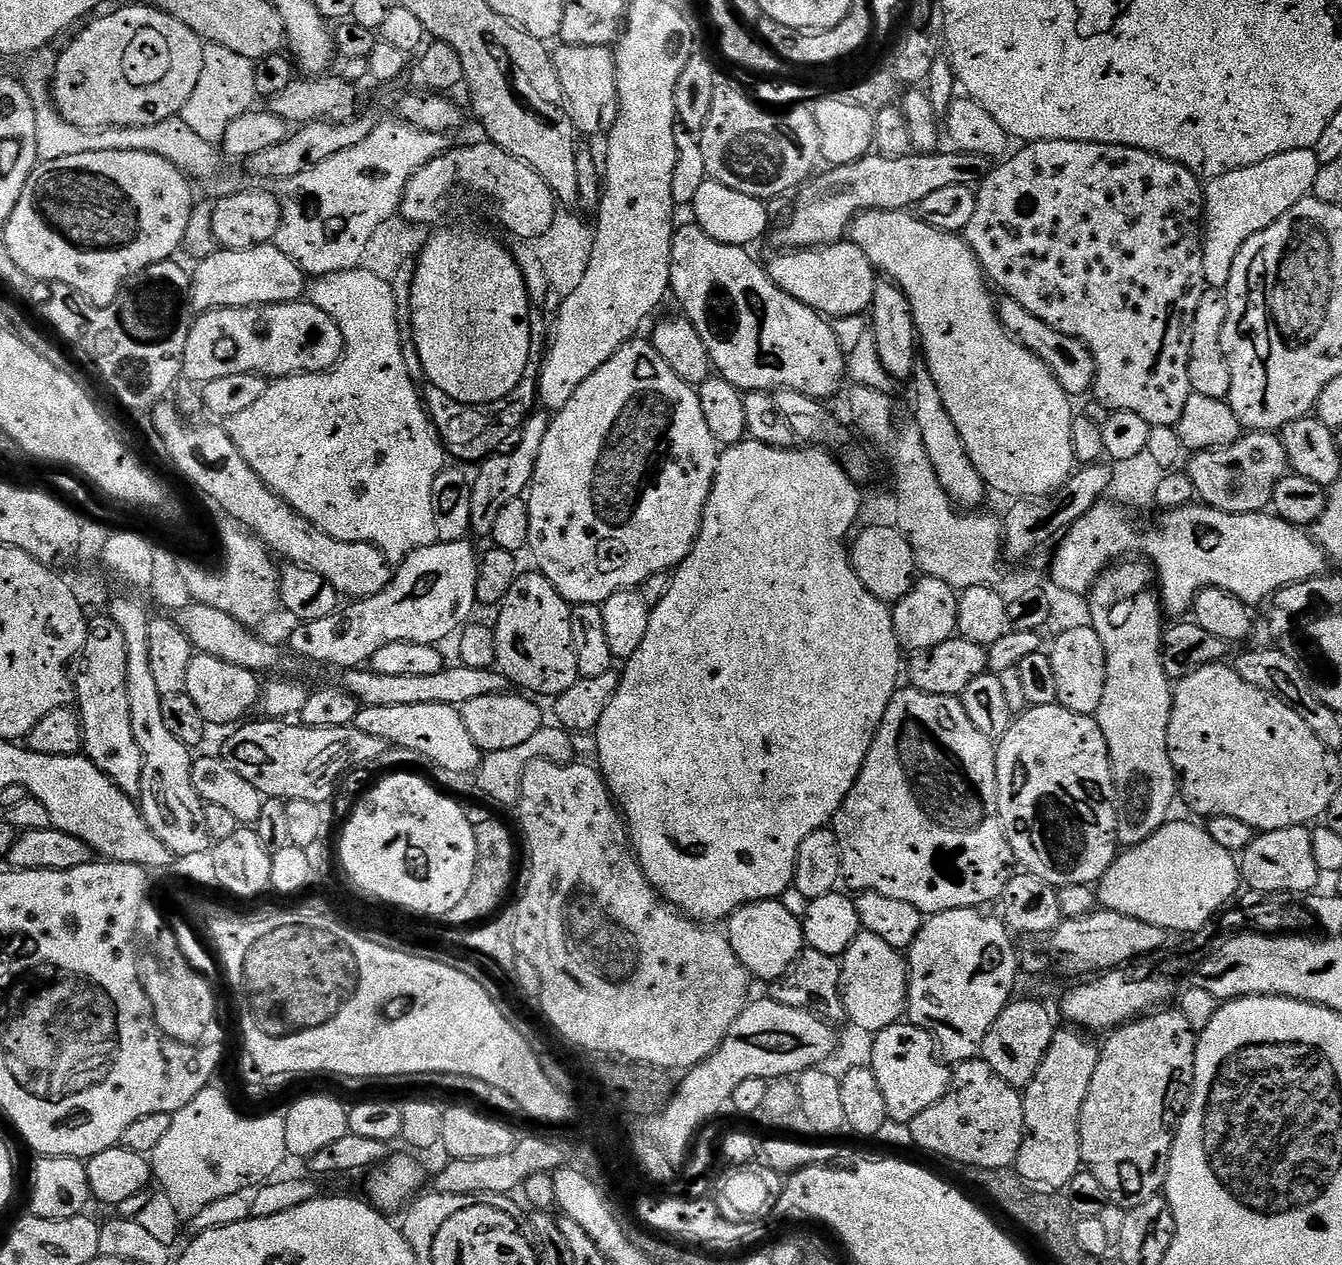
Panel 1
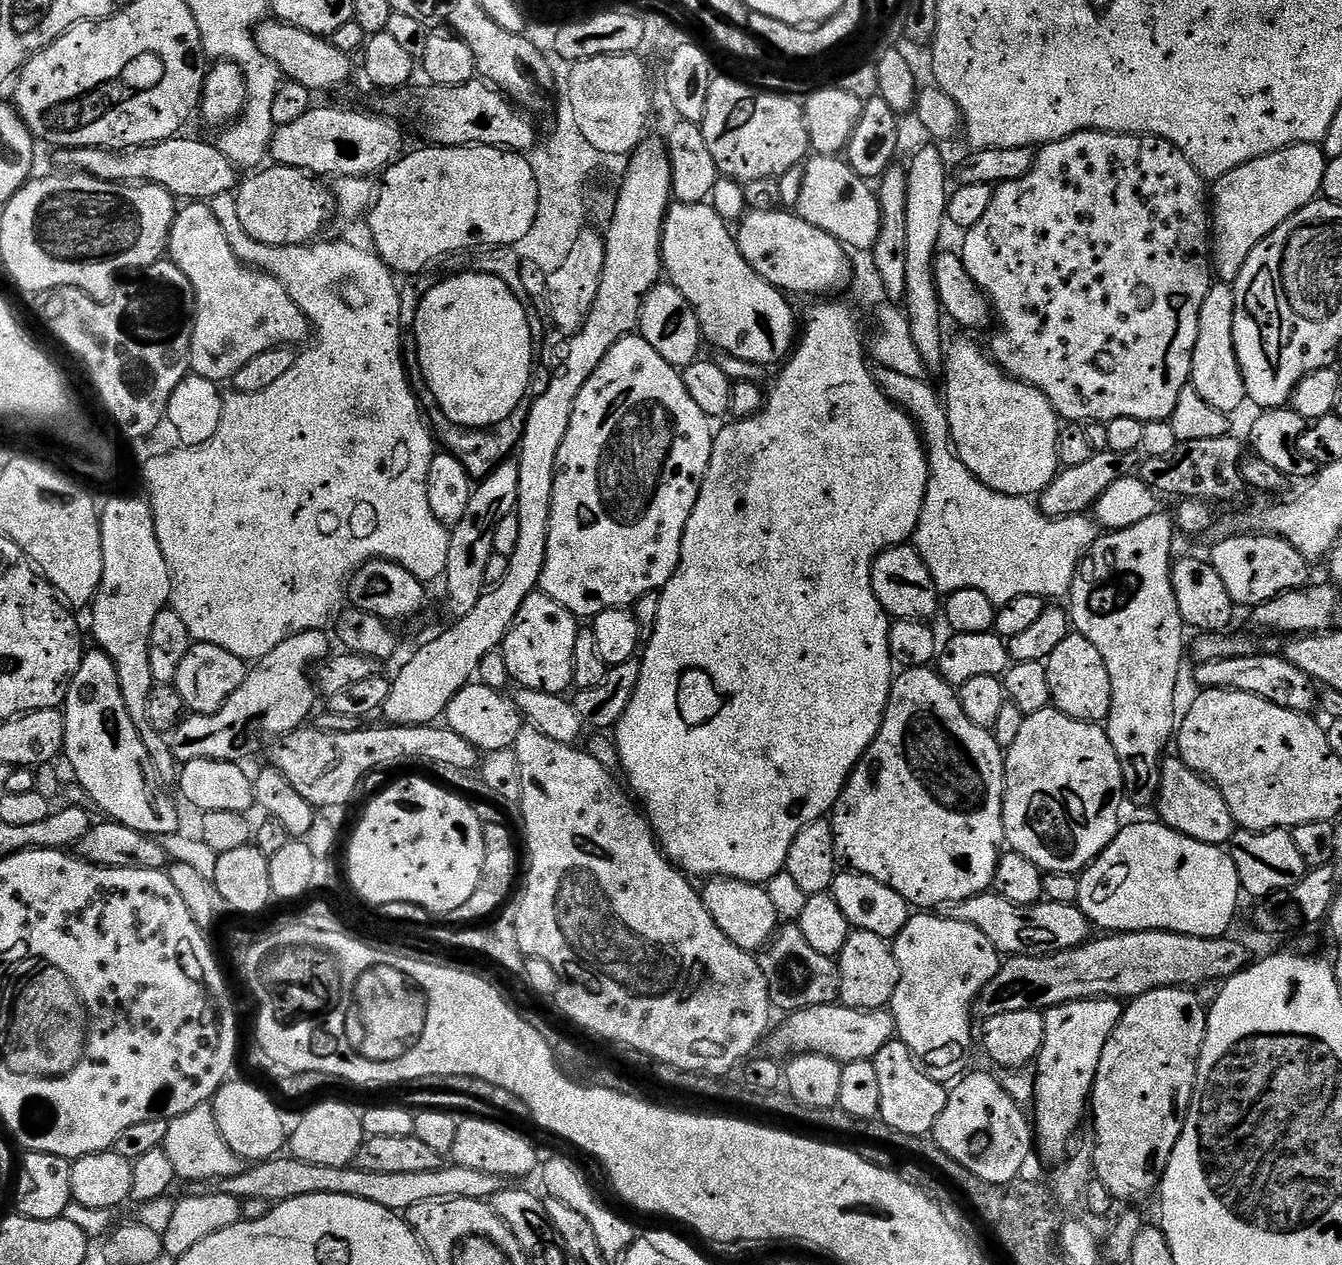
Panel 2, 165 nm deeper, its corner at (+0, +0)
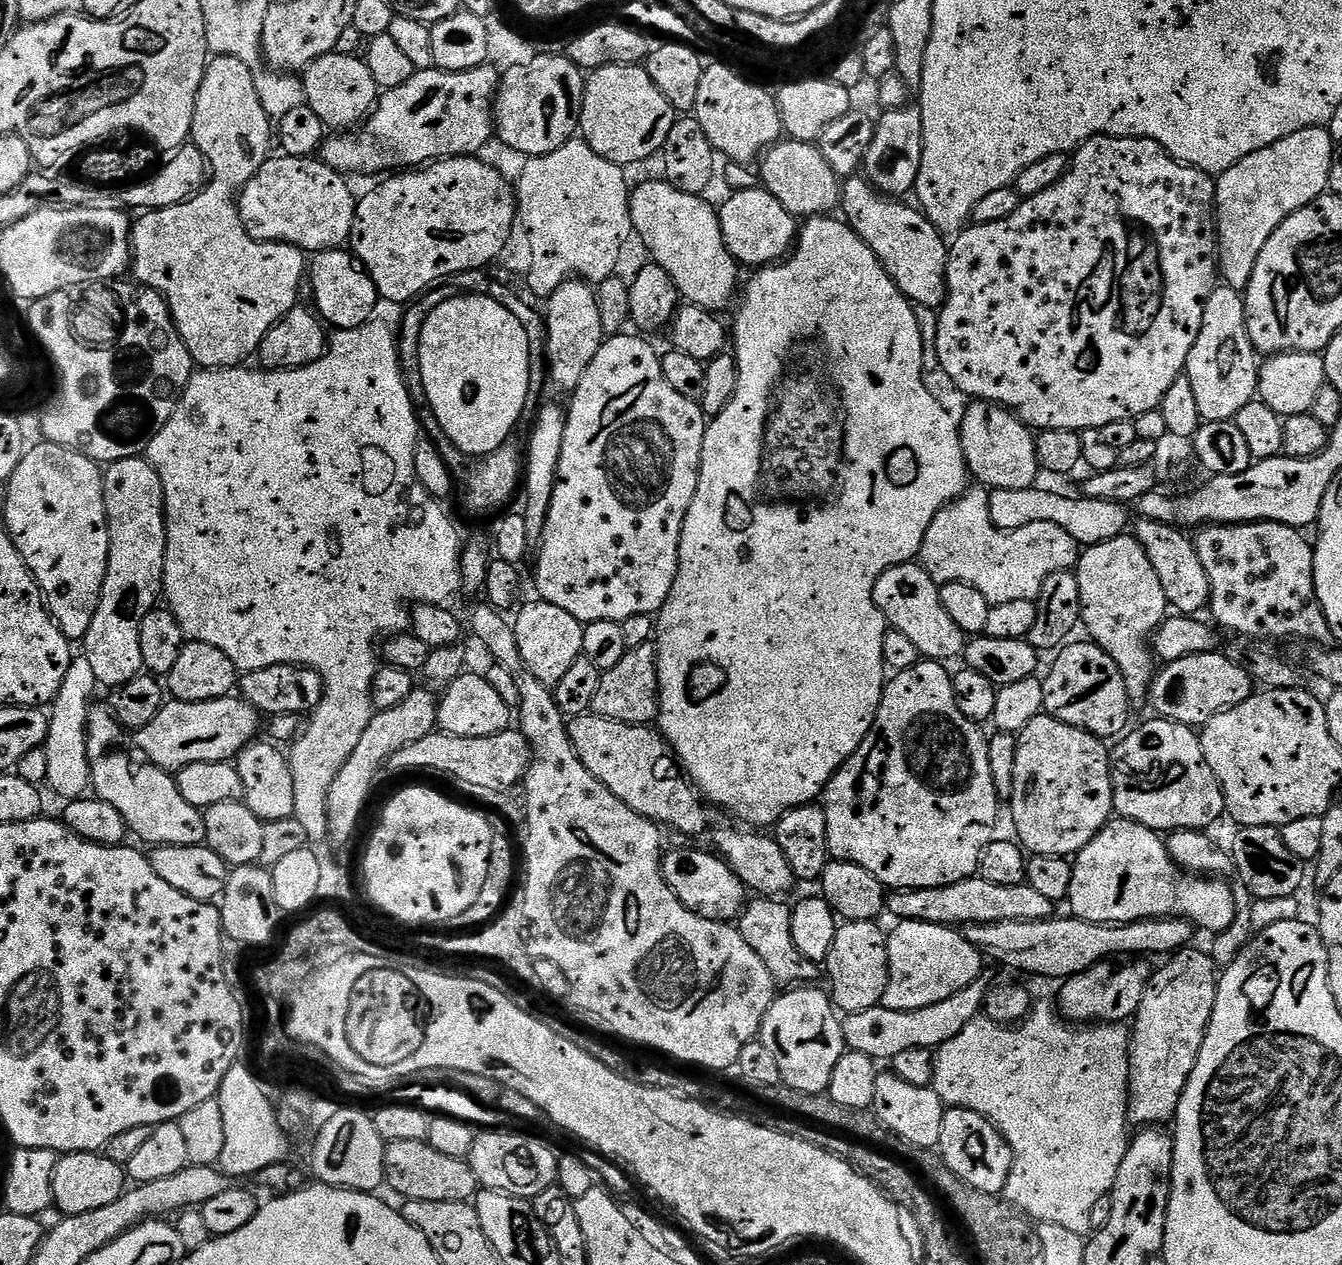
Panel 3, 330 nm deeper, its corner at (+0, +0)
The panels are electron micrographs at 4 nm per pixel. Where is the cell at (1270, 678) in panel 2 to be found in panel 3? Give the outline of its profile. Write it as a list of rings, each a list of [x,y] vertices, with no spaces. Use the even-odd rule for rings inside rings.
[[[1213,650],[1194,654],[1186,658],[1178,658],[1174,662],[1164,664],[1152,678],[1152,691],[1150,693],[1150,705],[1157,717],[1165,720],[1173,720],[1179,724],[1189,726],[1203,726],[1210,718],[1214,718],[1219,712],[1225,712],[1227,708],[1238,706],[1246,702],[1254,695],[1254,682],[1242,666],[1236,666],[1226,658],[1223,651]]]

